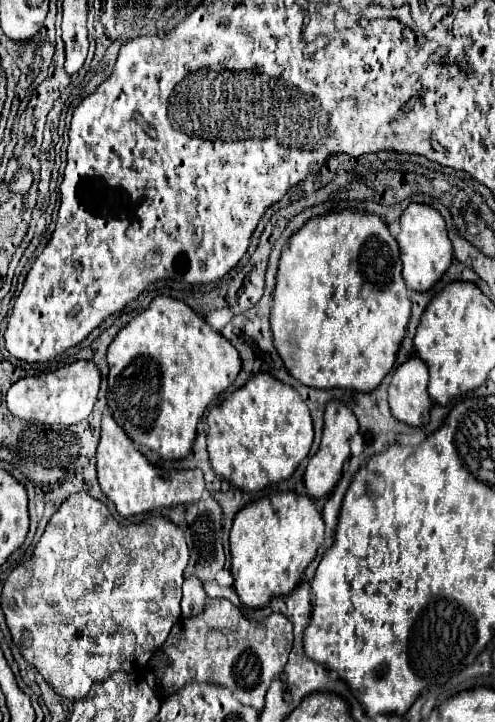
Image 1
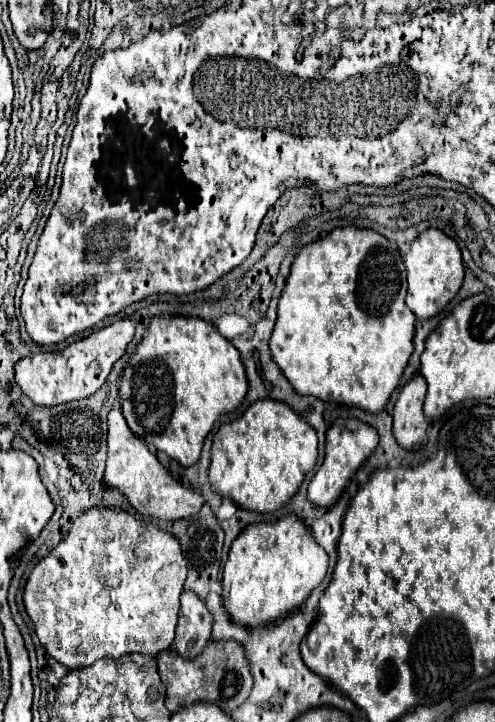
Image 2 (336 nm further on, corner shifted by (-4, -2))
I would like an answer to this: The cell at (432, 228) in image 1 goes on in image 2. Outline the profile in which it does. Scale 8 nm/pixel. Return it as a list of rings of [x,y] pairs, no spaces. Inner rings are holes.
[[[428,228],[420,232],[420,236],[412,242],[410,252],[404,256],[404,264],[408,272],[406,306],[420,320],[428,320],[438,312],[442,312],[446,304],[458,294],[464,282],[464,264],[462,264],[460,248],[452,238],[448,238],[438,228]]]

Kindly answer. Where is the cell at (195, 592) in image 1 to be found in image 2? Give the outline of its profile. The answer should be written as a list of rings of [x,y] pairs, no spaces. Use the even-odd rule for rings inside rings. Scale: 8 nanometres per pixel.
[[[184,590],[180,596],[176,636],[170,650],[182,658],[198,656],[210,642],[210,628],[212,620],[204,602],[194,592]]]

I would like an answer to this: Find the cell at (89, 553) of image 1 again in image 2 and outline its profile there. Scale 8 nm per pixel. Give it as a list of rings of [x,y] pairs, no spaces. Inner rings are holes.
[[[92,508],[74,520],[68,536],[32,570],[24,606],[34,622],[40,644],[68,670],[90,666],[100,658],[118,658],[130,652],[156,656],[168,650],[178,620],[178,596],[186,580],[186,560],[170,532],[156,528],[134,514],[110,508]]]

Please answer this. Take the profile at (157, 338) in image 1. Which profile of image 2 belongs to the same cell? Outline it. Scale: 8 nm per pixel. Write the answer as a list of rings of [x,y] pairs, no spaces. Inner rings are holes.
[[[192,316],[152,318],[148,336],[138,344],[136,354],[126,364],[120,380],[122,410],[132,432],[154,450],[162,450],[170,458],[178,460],[182,466],[198,462],[204,438],[214,428],[214,422],[222,414],[234,412],[242,404],[246,392],[248,380],[240,352],[214,328],[214,324]]]

